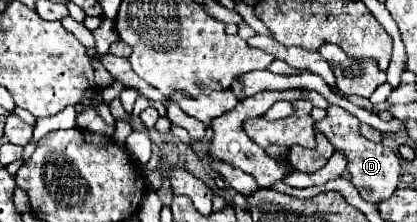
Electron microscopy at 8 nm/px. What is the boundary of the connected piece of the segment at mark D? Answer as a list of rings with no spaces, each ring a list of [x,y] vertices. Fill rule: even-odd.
[[[331,105],[327,107],[327,117],[315,123],[315,131],[323,133],[329,139],[329,143],[335,147],[335,151],[341,151],[345,155],[349,181],[355,185],[355,189],[361,193],[365,201],[379,203],[383,199],[389,199],[395,193],[399,179],[401,179],[401,159],[389,147],[365,139],[359,133],[357,117],[353,117],[341,107]]]

